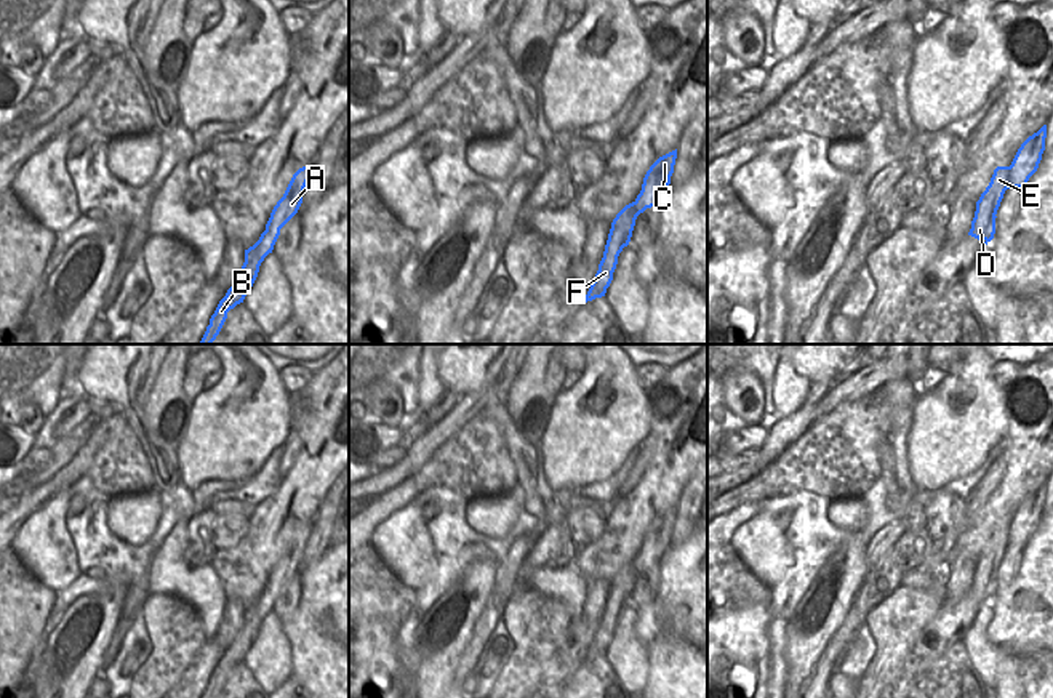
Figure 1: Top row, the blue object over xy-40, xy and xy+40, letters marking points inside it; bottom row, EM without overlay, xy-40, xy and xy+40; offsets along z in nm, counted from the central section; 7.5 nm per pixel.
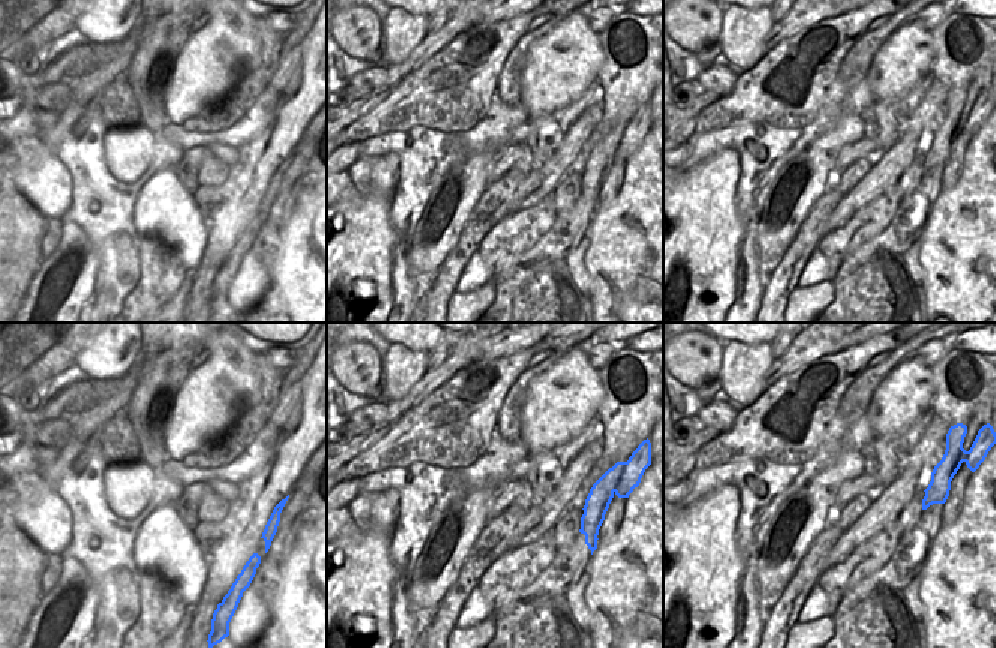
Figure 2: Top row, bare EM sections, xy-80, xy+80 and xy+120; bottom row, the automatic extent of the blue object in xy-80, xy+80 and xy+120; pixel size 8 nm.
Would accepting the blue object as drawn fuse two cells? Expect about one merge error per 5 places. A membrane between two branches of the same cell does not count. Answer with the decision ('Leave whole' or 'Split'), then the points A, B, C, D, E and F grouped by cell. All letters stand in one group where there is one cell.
Split. Groups: A C / B D E F.

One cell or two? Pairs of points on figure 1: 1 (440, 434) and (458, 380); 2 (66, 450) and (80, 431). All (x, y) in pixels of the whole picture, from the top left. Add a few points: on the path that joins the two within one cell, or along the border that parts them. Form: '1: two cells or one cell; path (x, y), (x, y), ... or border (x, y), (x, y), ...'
1: two cells; border (484, 389), (461, 397)
2: one cell; path (69, 445), (79, 436)

